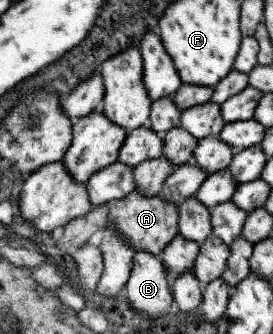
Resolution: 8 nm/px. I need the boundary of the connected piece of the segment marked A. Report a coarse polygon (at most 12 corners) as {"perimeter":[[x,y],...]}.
{"perimeter":[[134,190],[108,201],[107,224],[134,253],[158,257],[178,205]]}

